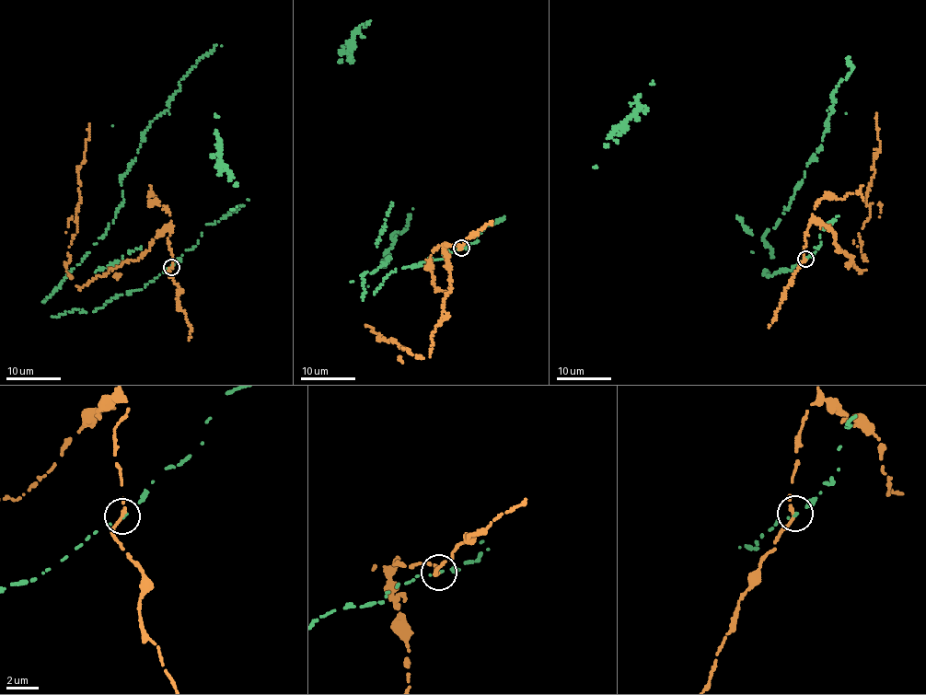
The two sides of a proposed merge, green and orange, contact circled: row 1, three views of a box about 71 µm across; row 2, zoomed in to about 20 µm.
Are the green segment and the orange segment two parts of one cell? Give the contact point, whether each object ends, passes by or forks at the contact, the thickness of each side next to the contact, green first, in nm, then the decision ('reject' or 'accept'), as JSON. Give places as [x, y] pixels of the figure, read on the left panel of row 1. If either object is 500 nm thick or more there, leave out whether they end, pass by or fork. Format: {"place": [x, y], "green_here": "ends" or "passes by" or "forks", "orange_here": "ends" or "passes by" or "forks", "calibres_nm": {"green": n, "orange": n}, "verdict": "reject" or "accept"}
{"place": [171, 267], "green_here": "ends", "orange_here": "passes by", "calibres_nm": {"green": 150, "orange": 180}, "verdict": "reject"}

